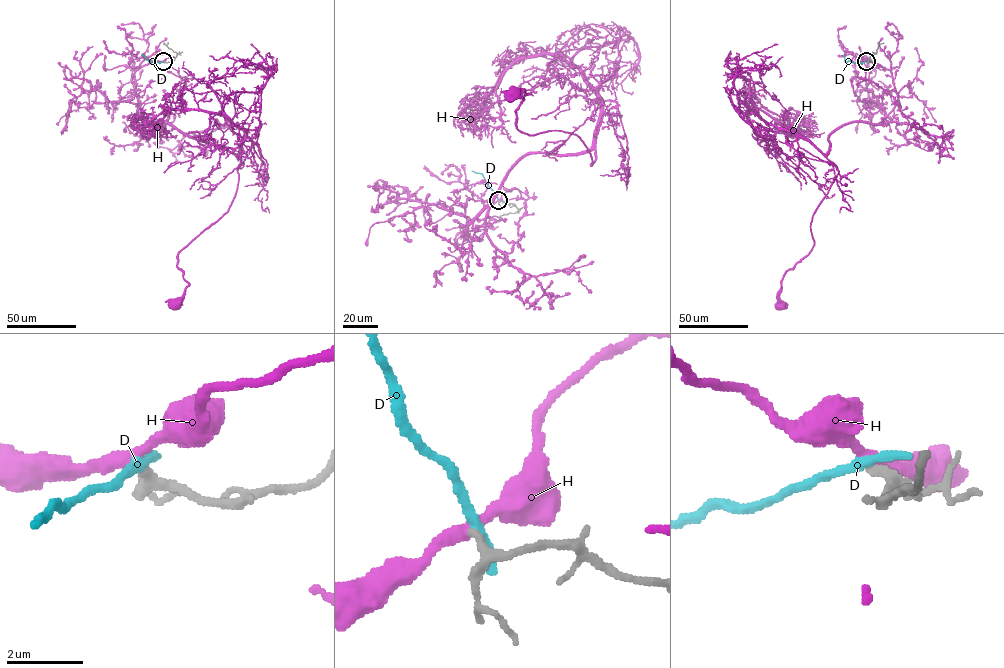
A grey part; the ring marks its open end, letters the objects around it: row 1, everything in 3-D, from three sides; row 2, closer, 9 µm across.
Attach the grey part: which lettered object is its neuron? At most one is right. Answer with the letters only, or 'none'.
none

